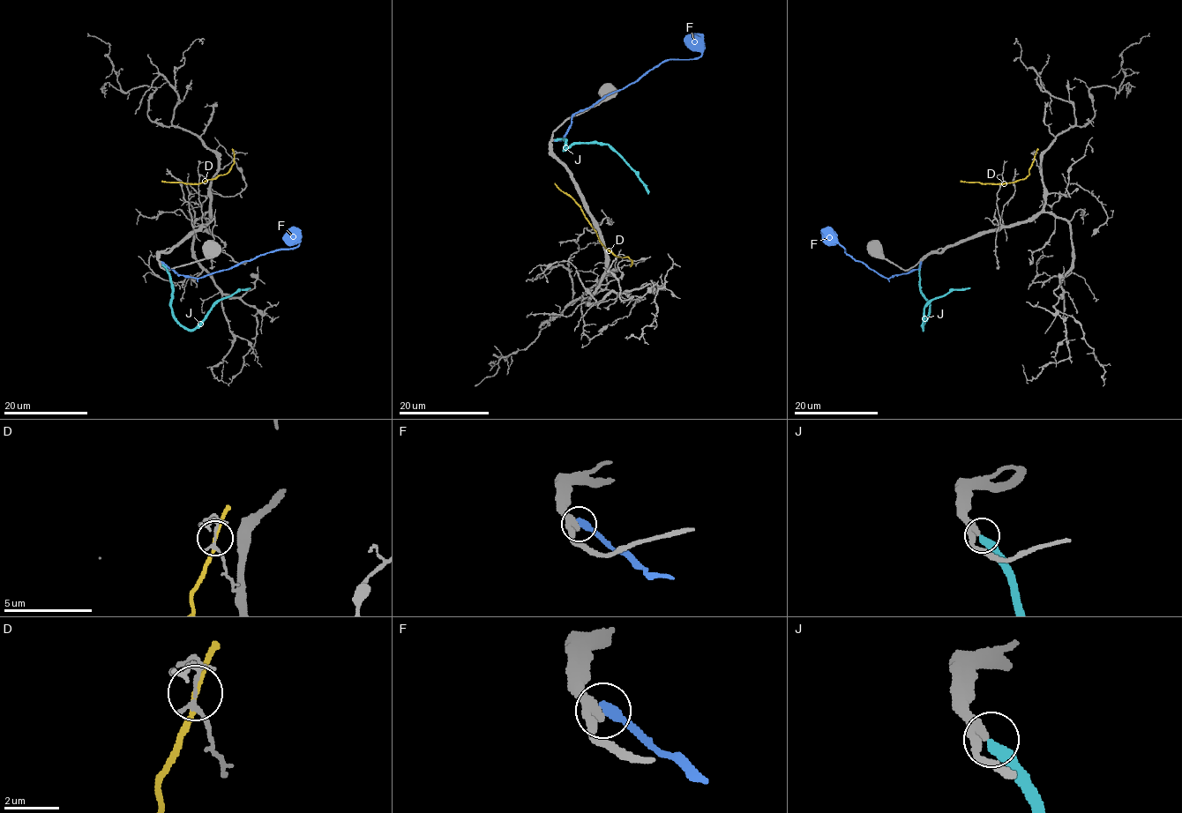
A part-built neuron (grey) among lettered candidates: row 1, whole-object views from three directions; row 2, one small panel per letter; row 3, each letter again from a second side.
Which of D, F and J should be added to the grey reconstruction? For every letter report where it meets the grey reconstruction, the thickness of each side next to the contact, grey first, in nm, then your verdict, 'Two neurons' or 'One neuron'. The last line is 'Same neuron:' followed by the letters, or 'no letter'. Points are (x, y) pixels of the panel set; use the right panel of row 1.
D: Touches grey at (1035, 156). Thickness 140 nm (grey) against 190 nm. Two neurons
F: Touches grey at (921, 263). Thickness 360 nm (grey) against 380 nm. Two neurons
J: Touches grey at (919, 264). Thickness 280 nm (grey) against 420 nm. One neuron
Same neuron: J

